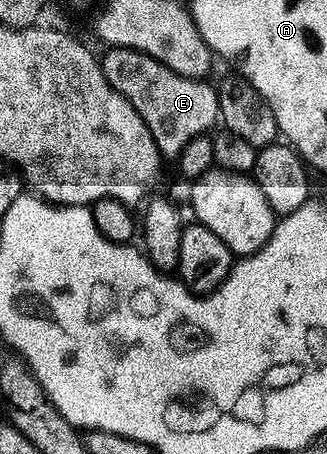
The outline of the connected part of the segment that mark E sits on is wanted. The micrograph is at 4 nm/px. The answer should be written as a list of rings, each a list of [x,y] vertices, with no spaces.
[[[118,46],[102,58],[106,80],[144,117],[153,135],[158,136],[161,151],[179,155],[180,149],[197,135],[211,131],[220,116],[220,96],[211,81],[187,78],[154,60],[149,54]]]

